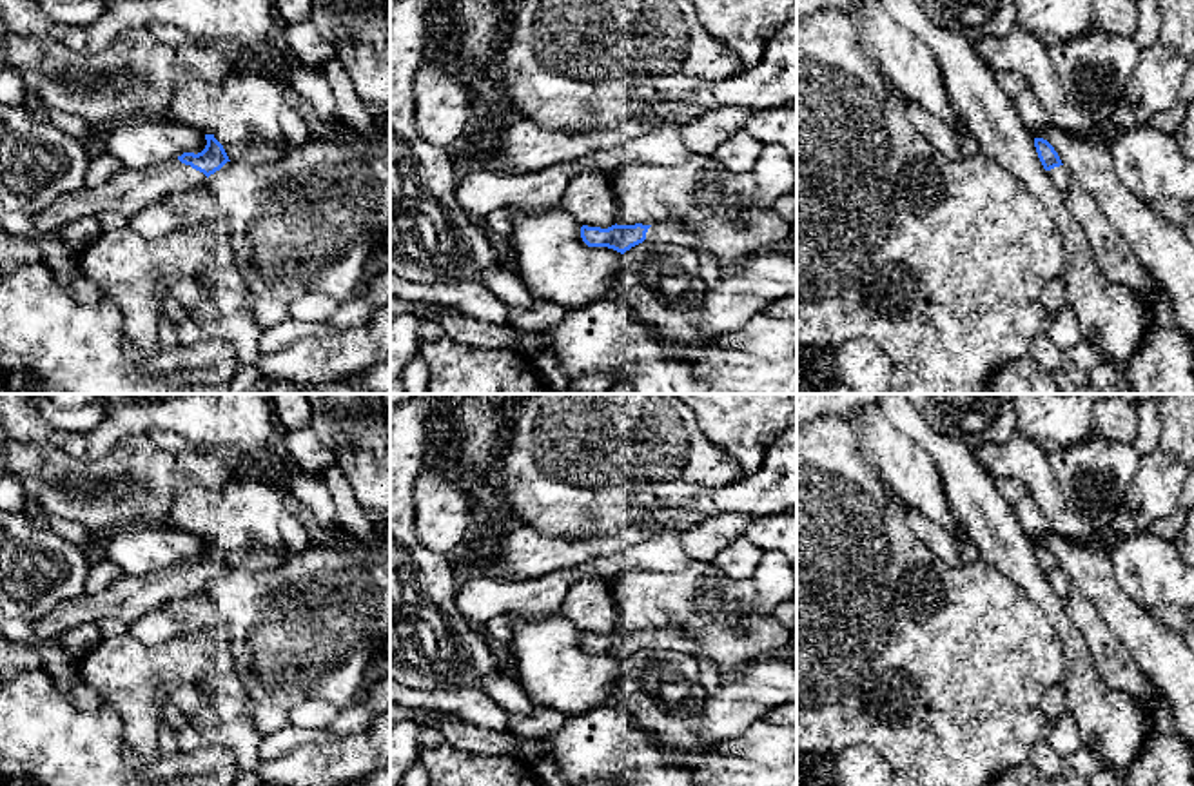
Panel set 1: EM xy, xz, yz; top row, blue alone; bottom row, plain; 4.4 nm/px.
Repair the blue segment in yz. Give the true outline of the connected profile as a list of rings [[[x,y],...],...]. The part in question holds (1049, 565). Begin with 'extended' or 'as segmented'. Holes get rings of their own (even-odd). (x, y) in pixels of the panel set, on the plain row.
extended; [[[1034,545],[1034,554],[1036,554],[1038,565],[1043,575],[1047,577],[1049,585],[1063,599],[1071,590],[1071,581],[1067,574],[1062,570],[1058,559],[1043,545]]]

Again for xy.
extended; [[[205,541],[205,546],[207,552],[198,561],[183,559],[176,566],[147,575],[122,574],[100,594],[60,603],[33,624],[33,634],[38,641],[54,639],[64,632],[85,623],[98,623],[103,617],[116,617],[131,624],[140,615],[172,599],[205,592],[210,581],[230,568],[214,541]]]

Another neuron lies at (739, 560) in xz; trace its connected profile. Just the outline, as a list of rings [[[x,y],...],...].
[[[739,537],[731,541],[724,550],[713,559],[713,583],[715,586],[735,586],[740,581],[751,579],[757,570],[764,552],[753,543]]]

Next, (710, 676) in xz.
[[[697,659],[697,661],[702,686],[706,688],[706,692],[713,692],[719,686],[722,673],[713,664],[713,661],[710,659]]]

